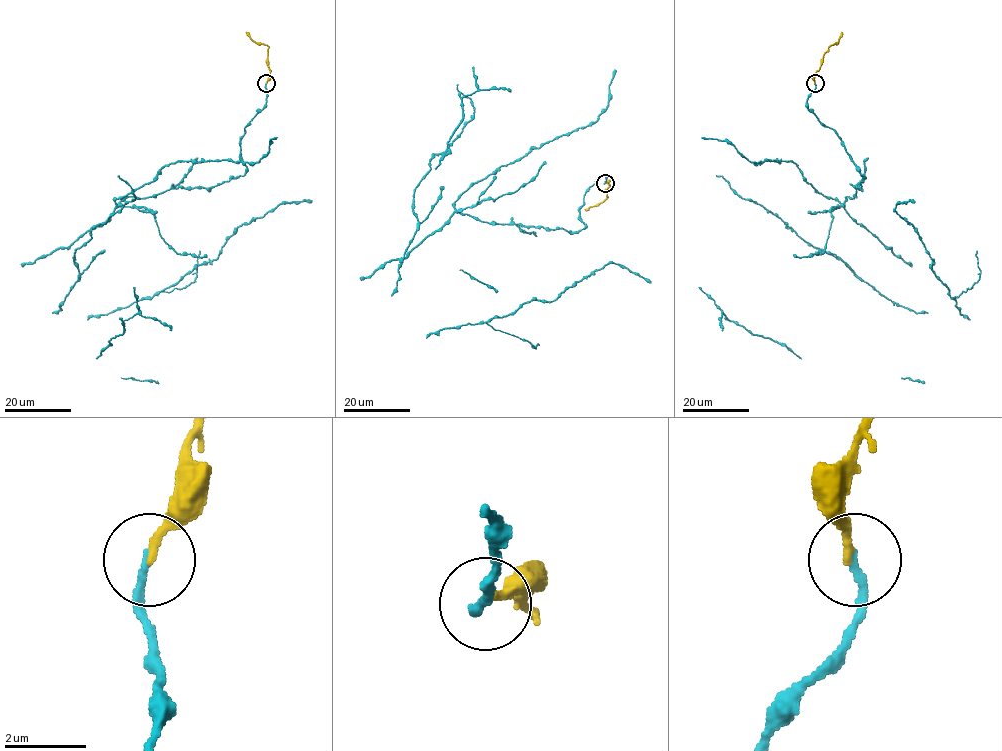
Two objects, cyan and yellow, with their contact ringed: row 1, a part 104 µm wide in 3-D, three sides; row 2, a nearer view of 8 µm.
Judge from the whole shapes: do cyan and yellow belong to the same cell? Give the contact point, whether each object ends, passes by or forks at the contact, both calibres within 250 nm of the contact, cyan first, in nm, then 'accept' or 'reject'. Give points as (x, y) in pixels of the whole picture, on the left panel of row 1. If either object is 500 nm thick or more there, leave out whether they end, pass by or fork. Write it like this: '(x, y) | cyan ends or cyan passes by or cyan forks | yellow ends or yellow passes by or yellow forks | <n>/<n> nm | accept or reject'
(266, 83) | cyan ends | yellow ends | 200/180 nm | reject

